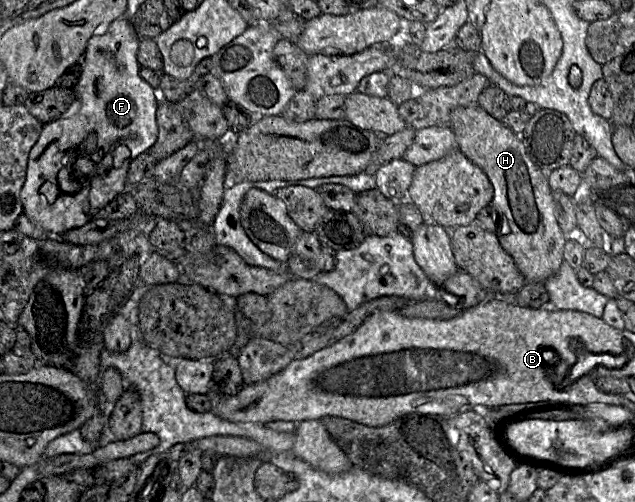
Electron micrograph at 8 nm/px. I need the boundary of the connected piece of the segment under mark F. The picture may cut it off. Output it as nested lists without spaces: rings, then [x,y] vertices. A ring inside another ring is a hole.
[[[124,17],[118,18],[107,24],[101,24],[89,39],[85,52],[83,54],[81,65],[82,73],[77,85],[74,88],[76,94],[76,102],[74,109],[56,120],[43,125],[41,134],[30,150],[28,164],[26,170],[26,179],[20,192],[20,198],[23,207],[23,214],[28,216],[30,220],[41,226],[50,236],[60,237],[66,231],[79,228],[93,220],[93,215],[108,203],[110,203],[117,195],[128,189],[127,172],[131,162],[141,153],[147,152],[158,137],[158,126],[156,121],[156,110],[160,102],[160,96],[157,90],[154,90],[139,75],[139,63],[137,61],[137,50],[140,39],[138,38],[130,21]],[[120,145],[125,145],[130,149],[130,157],[126,158],[121,166],[114,166],[113,151]]]

